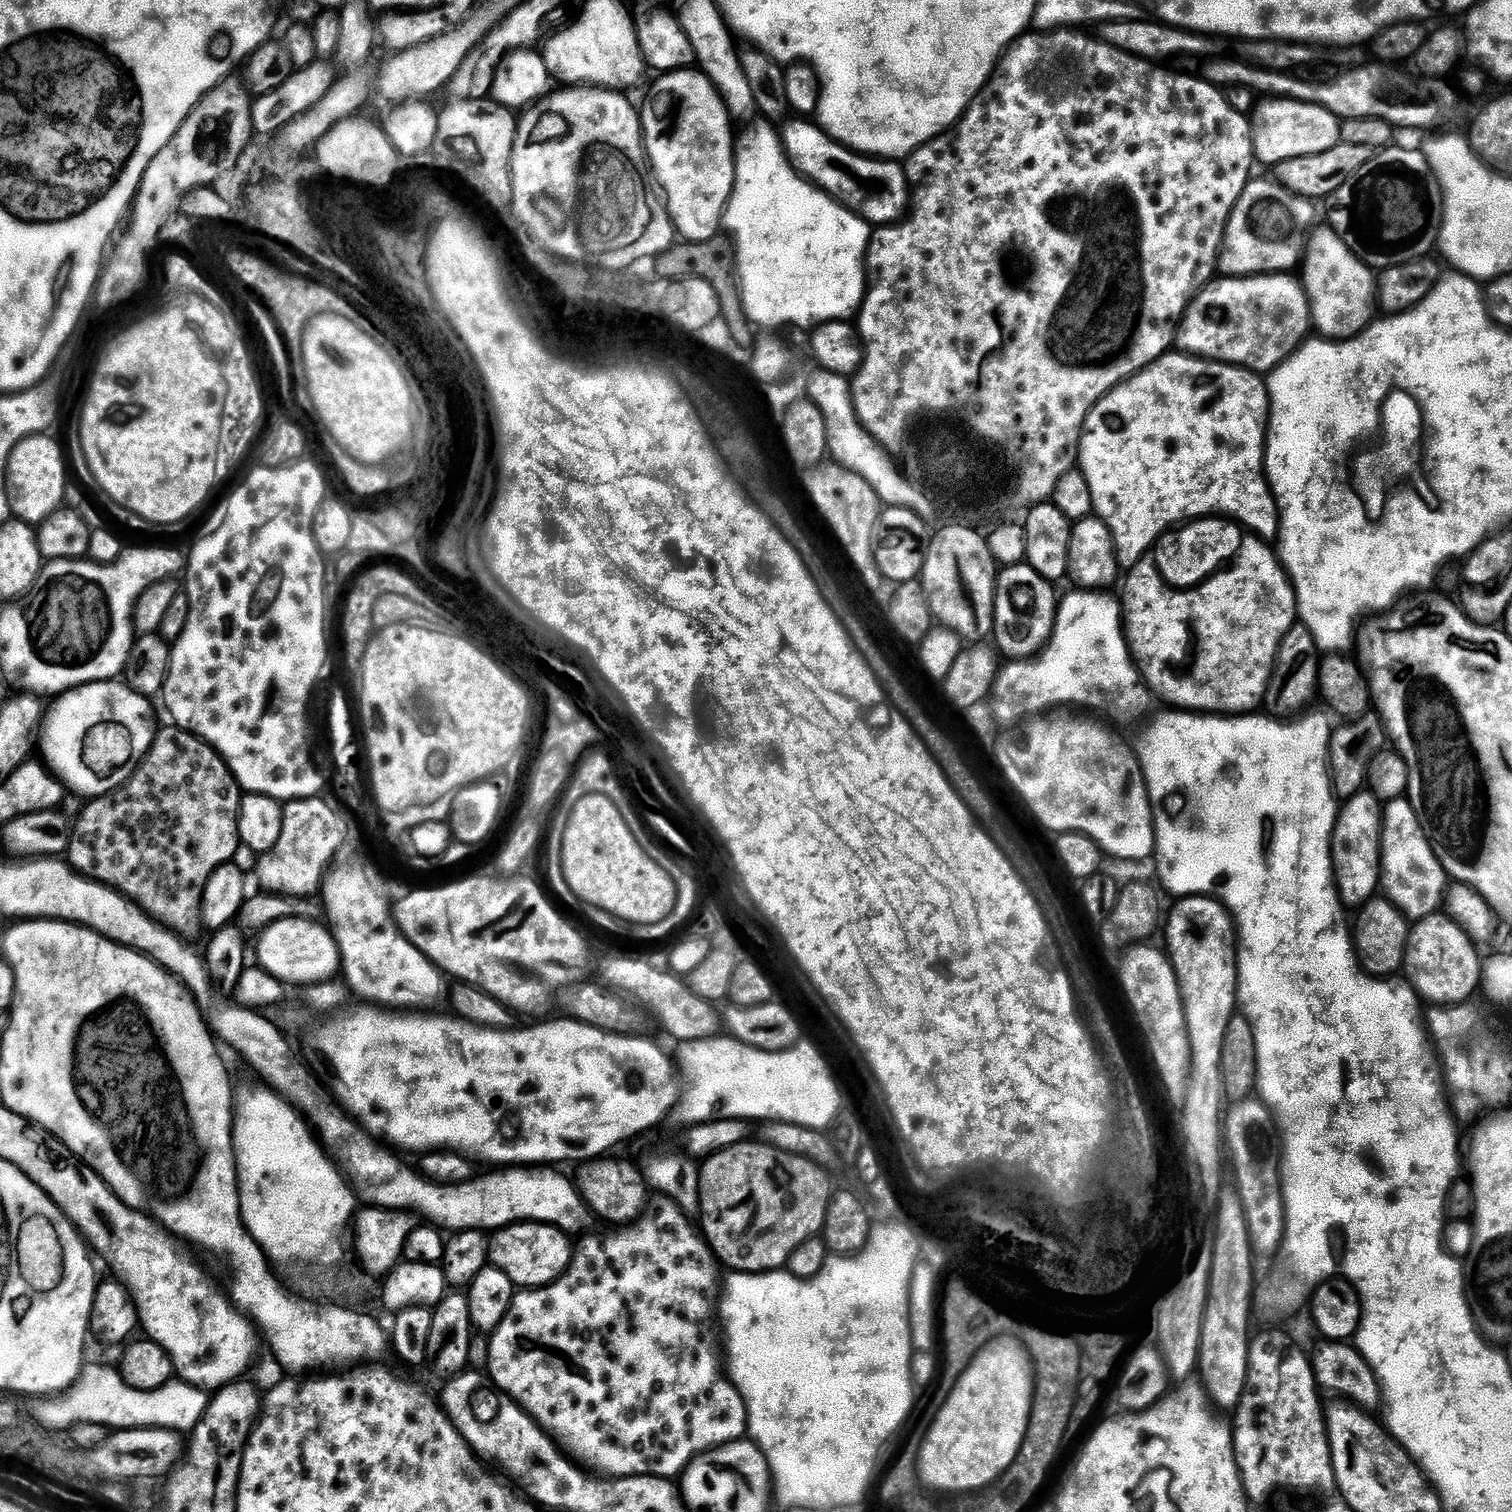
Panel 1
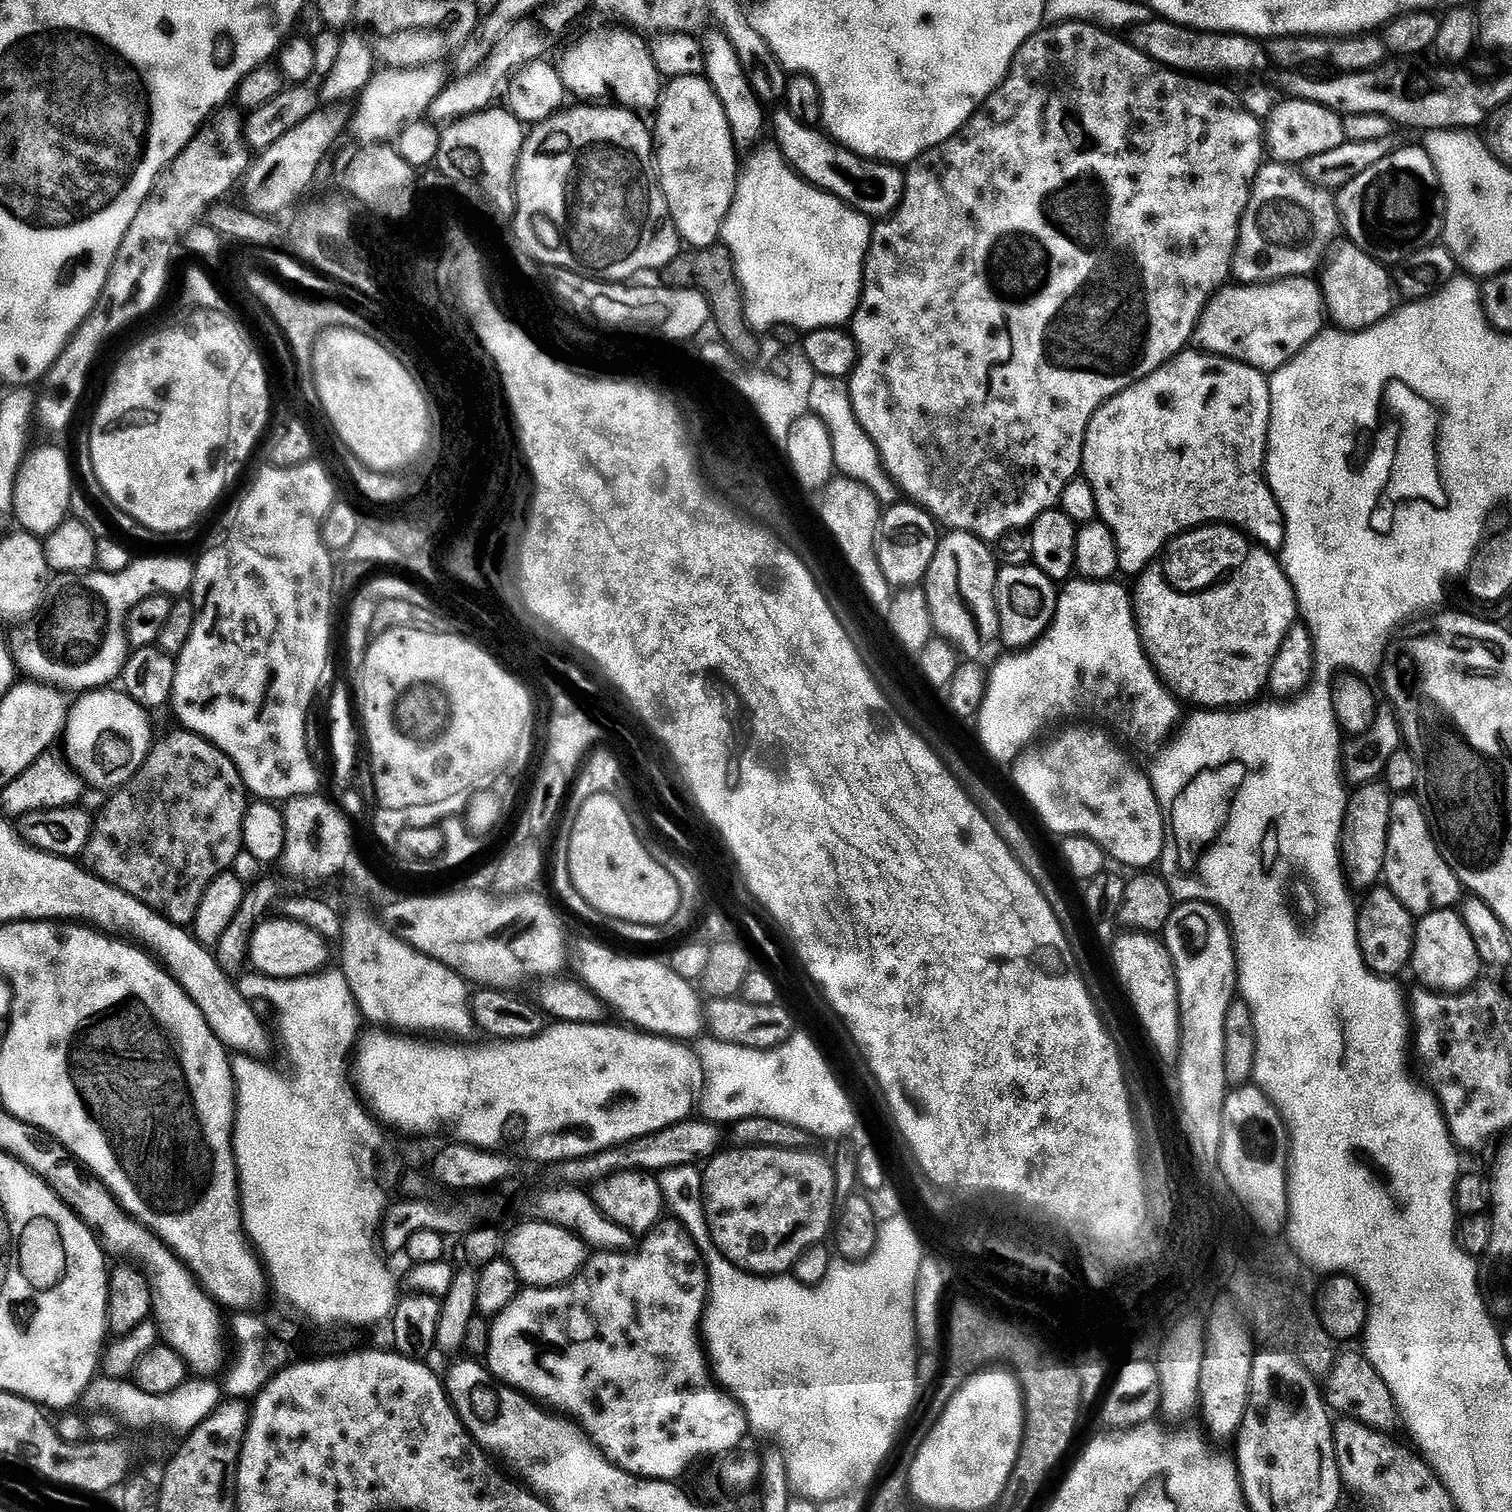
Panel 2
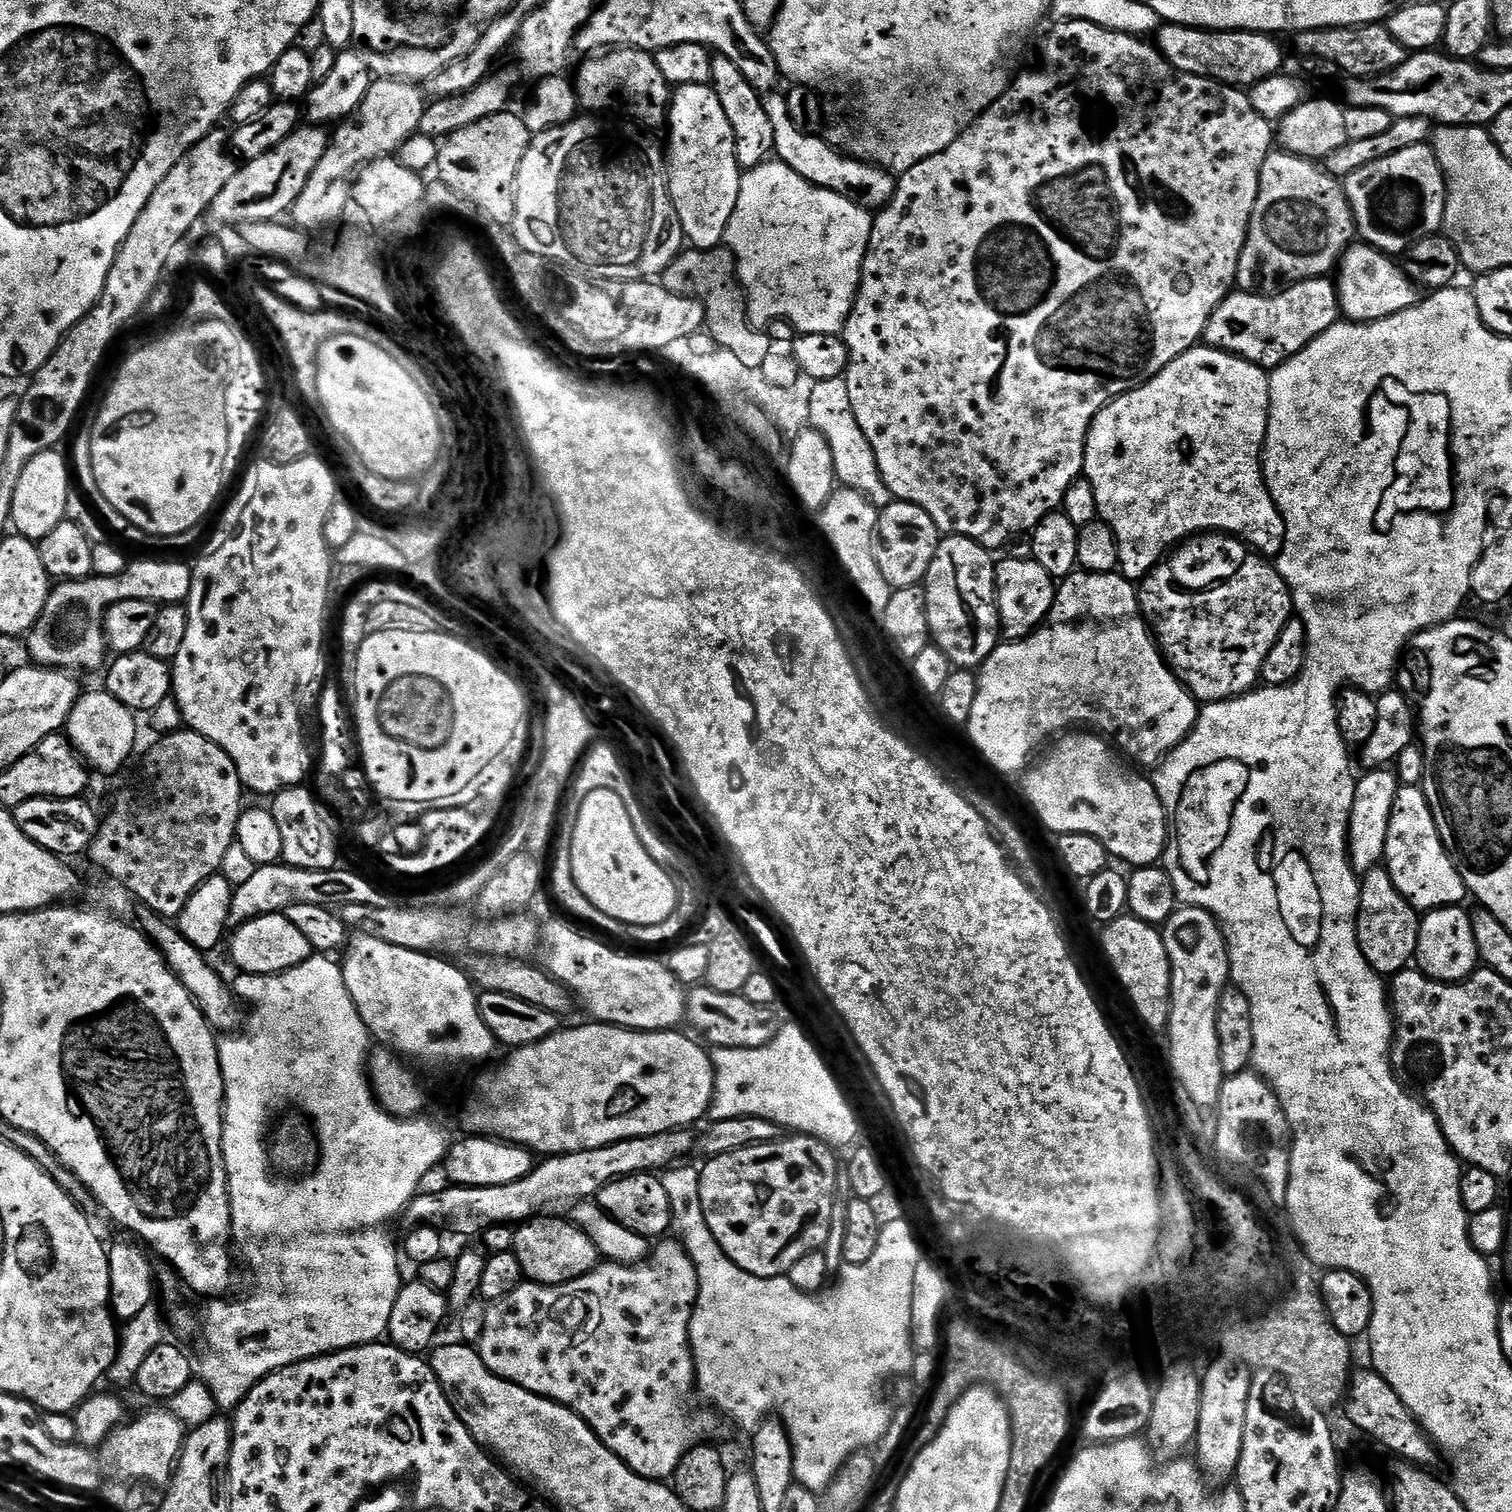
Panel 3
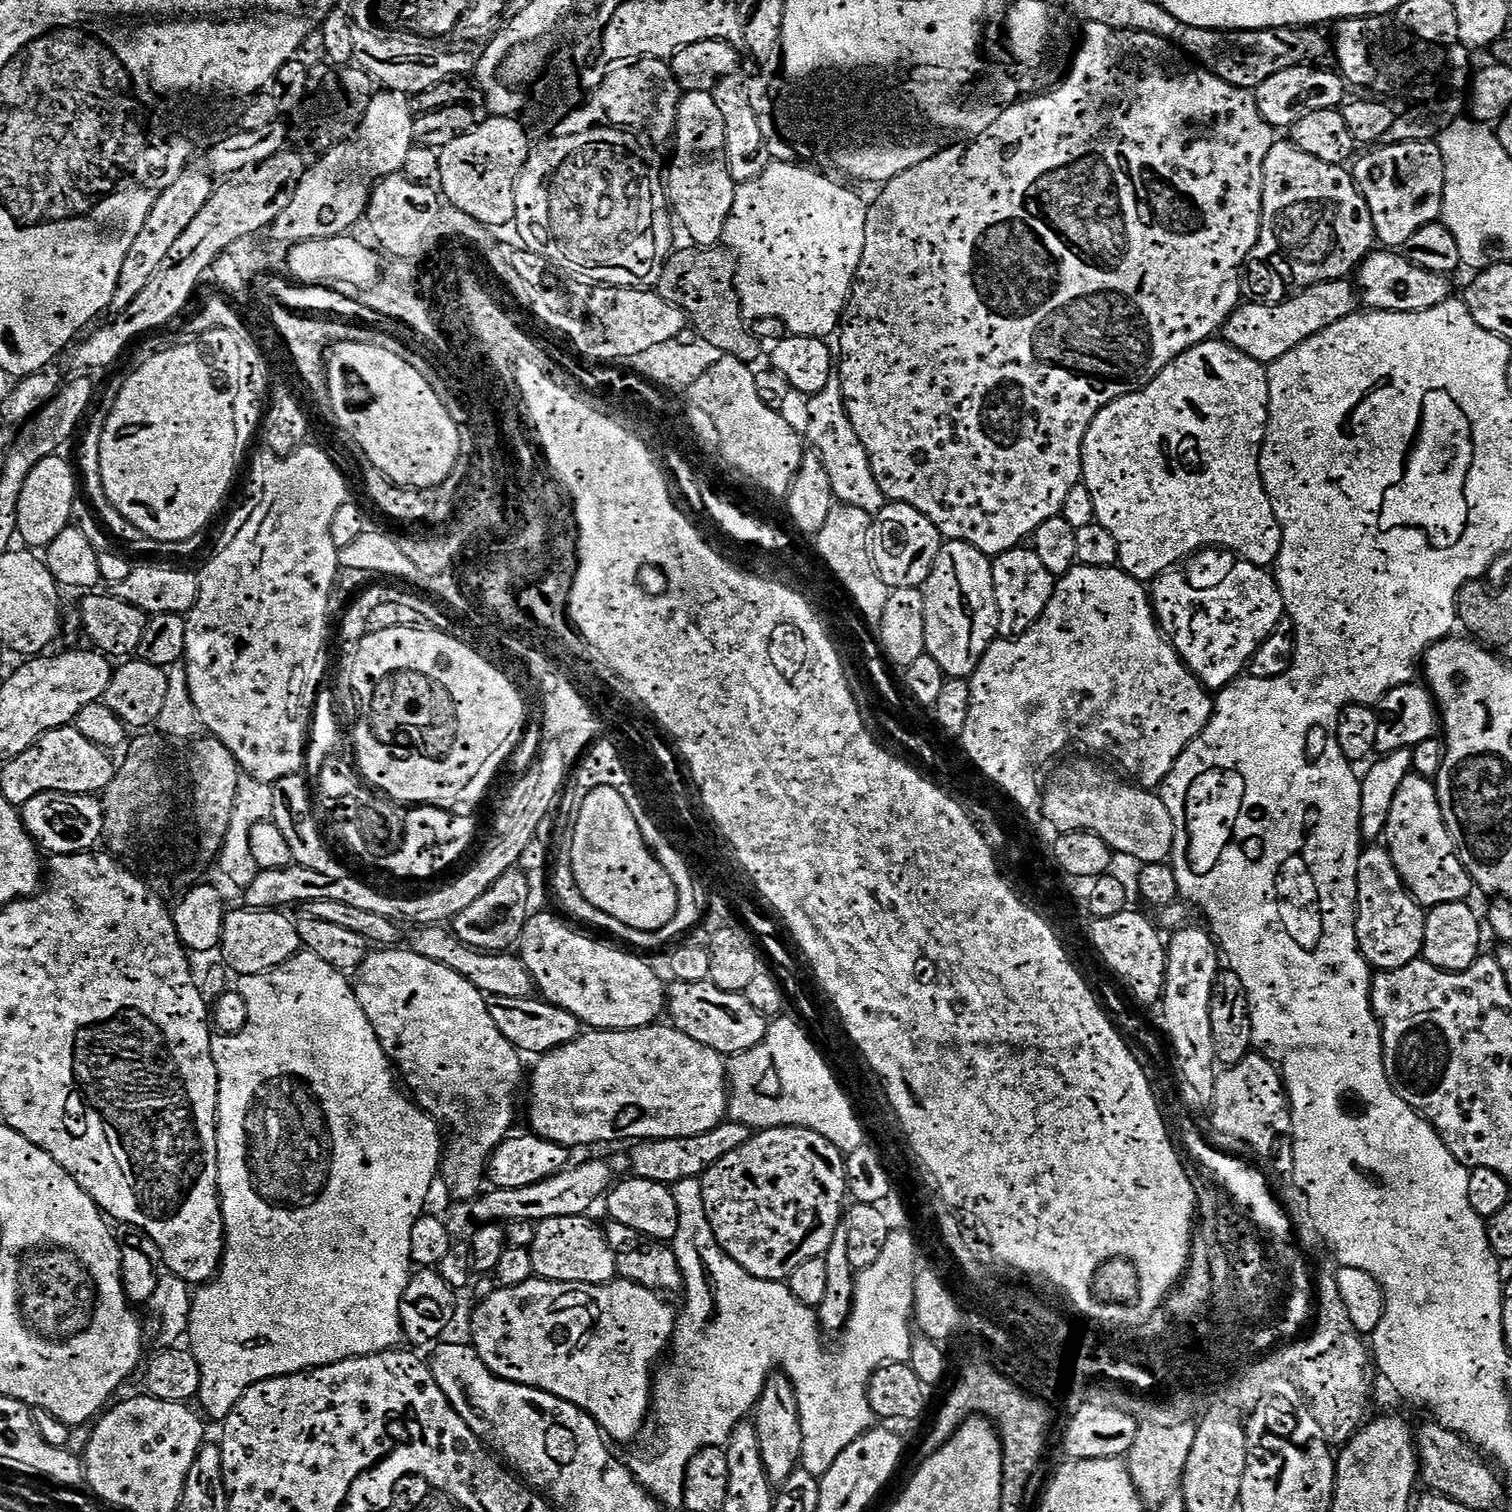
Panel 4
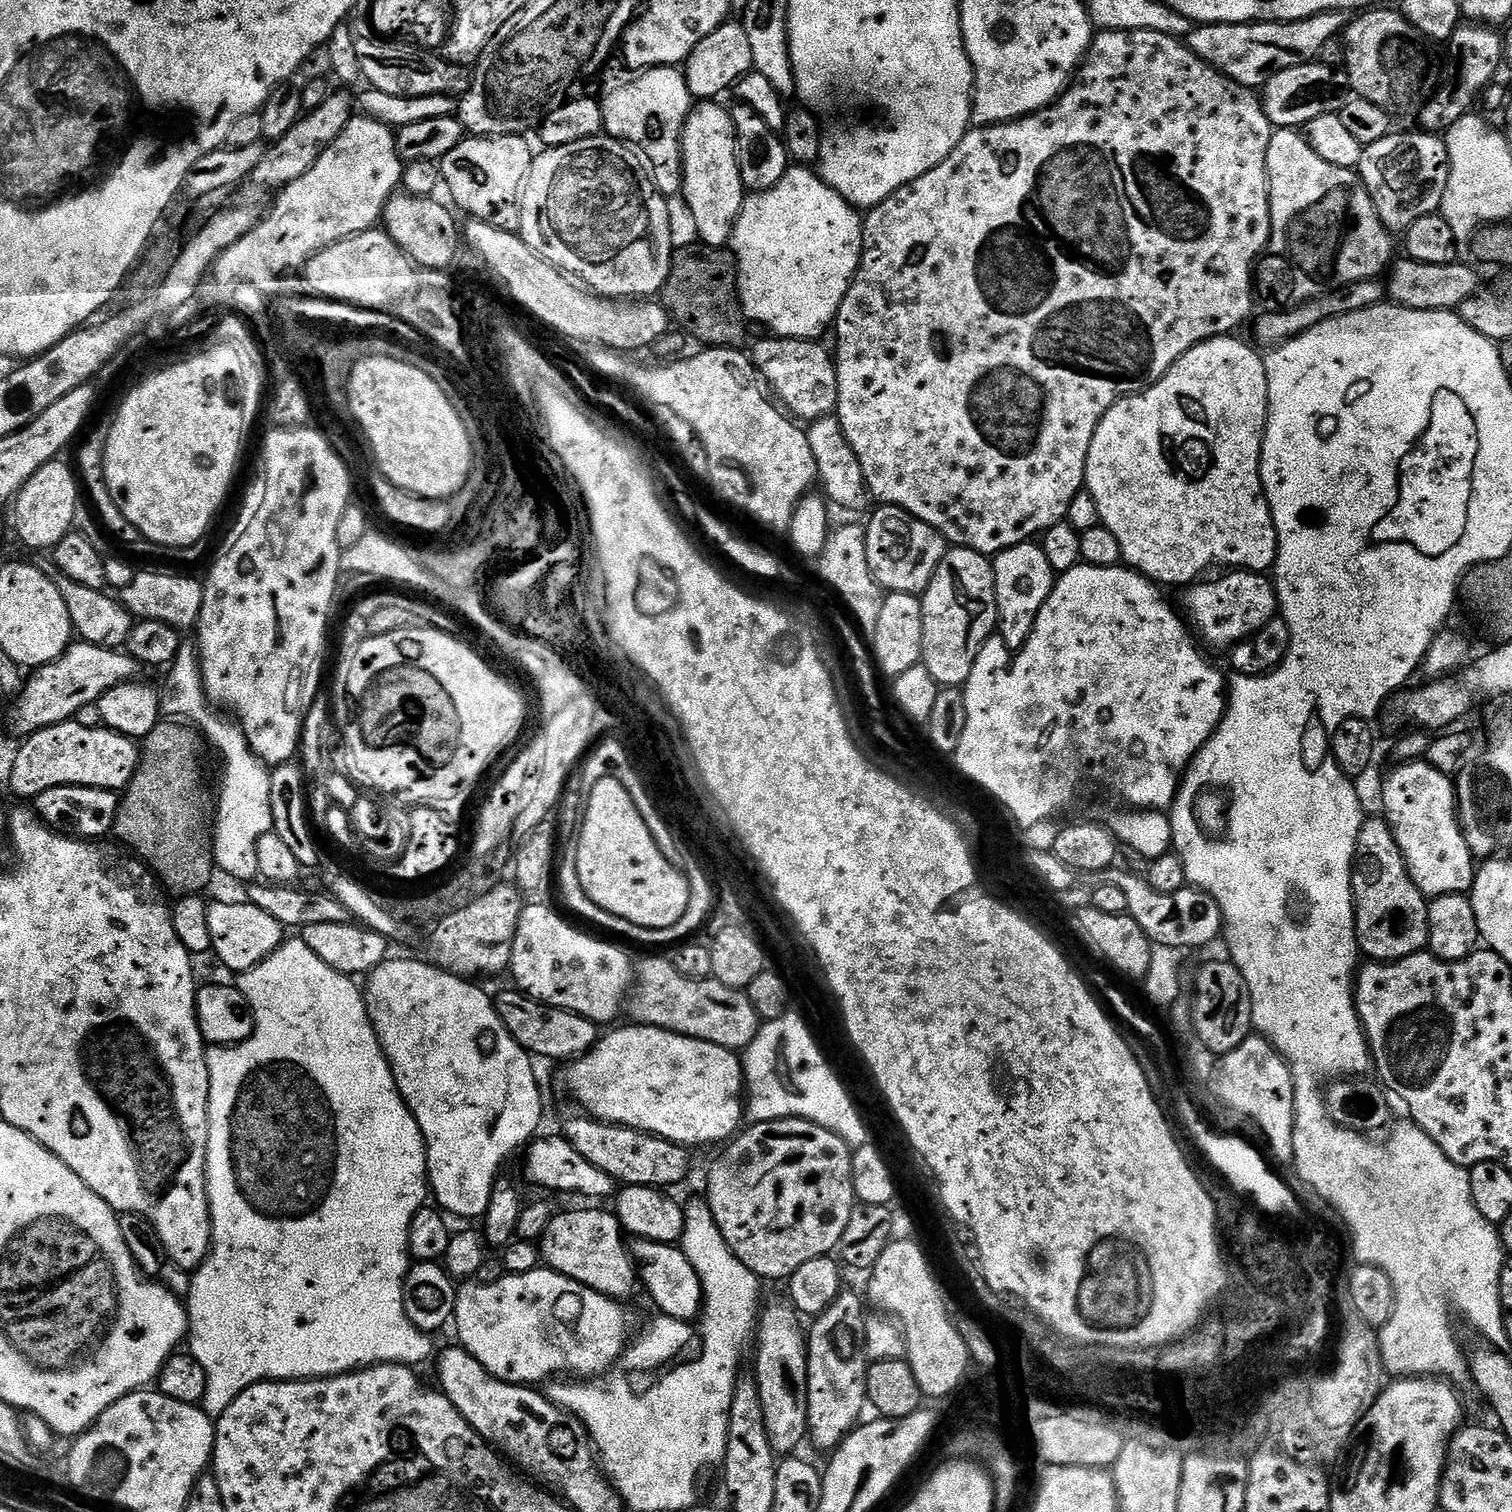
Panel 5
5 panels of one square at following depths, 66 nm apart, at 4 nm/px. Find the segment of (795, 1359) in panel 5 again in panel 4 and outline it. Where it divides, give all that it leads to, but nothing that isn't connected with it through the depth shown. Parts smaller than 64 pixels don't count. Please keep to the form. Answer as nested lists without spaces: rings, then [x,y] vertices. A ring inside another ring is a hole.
[[[784,1374],[770,1376],[764,1385],[763,1394],[754,1409],[754,1423],[767,1478],[769,1478],[772,1487],[780,1488],[790,1478],[793,1471],[799,1467],[802,1458],[801,1449],[803,1448],[795,1390]]]

